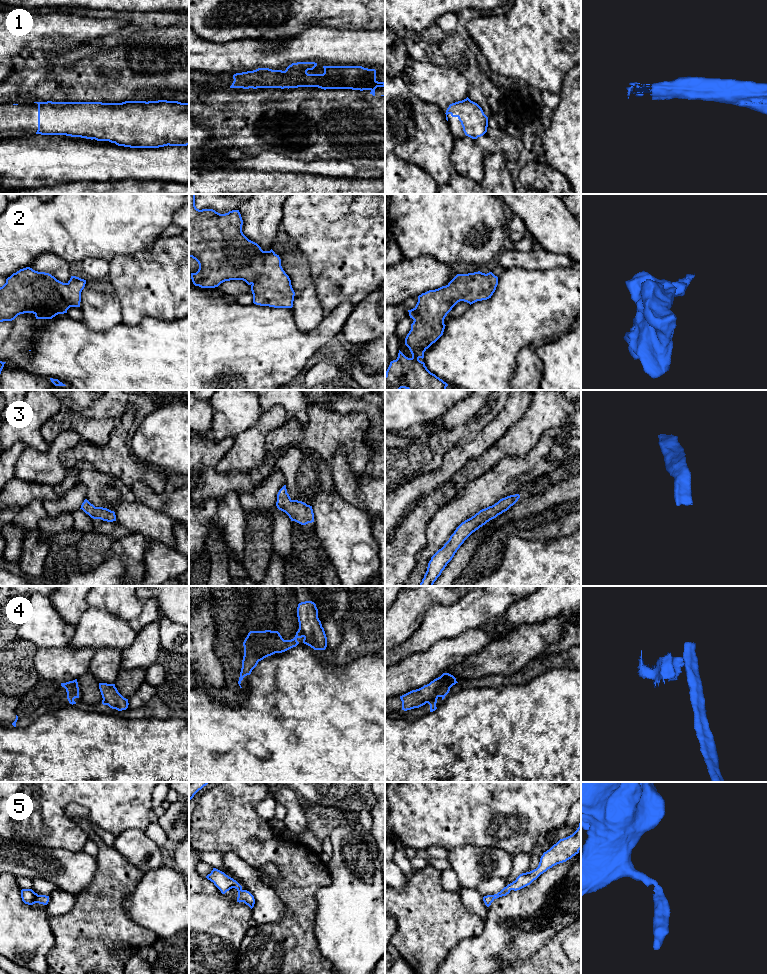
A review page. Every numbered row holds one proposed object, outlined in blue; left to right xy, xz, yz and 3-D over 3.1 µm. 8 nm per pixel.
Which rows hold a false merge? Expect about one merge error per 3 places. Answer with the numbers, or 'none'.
4

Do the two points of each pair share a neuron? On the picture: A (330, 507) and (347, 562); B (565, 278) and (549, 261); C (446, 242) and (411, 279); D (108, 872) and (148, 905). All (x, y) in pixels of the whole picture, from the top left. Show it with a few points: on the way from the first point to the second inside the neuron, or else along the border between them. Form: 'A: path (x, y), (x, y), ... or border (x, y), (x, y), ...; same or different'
A: path (337, 521), (345, 530), (347, 548); same
B: border (570, 267), (532, 270); different
C: border (409, 258), (432, 256), (450, 264); different
D: border (143, 875), (124, 898), (124, 909), (127, 914); different

